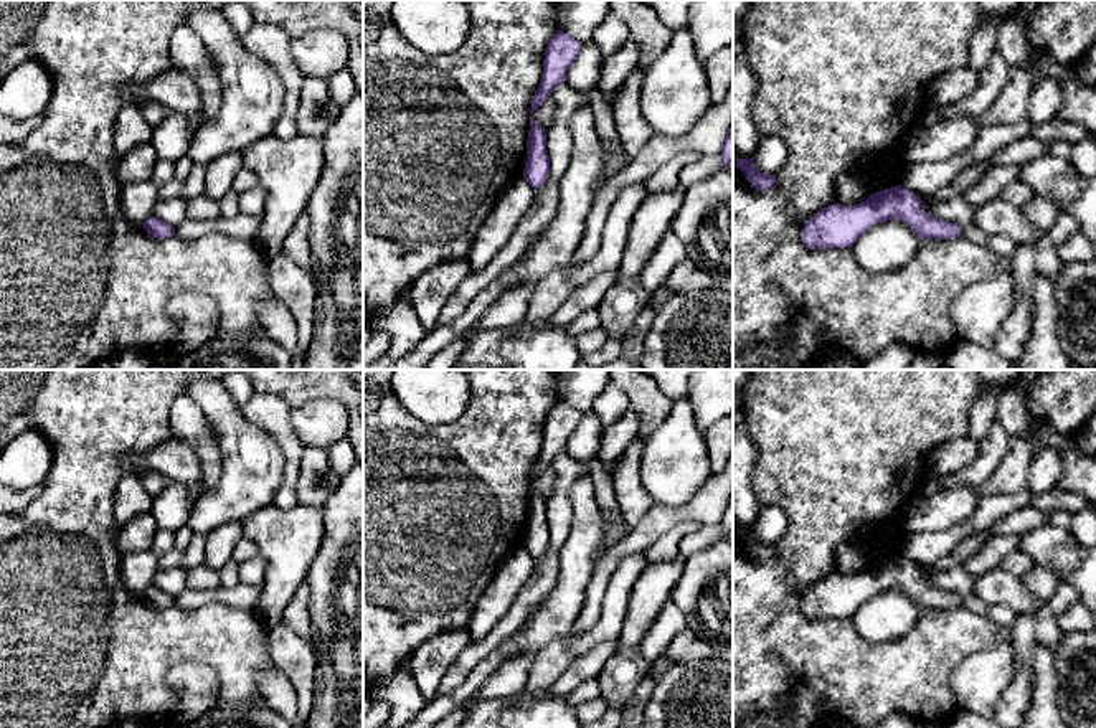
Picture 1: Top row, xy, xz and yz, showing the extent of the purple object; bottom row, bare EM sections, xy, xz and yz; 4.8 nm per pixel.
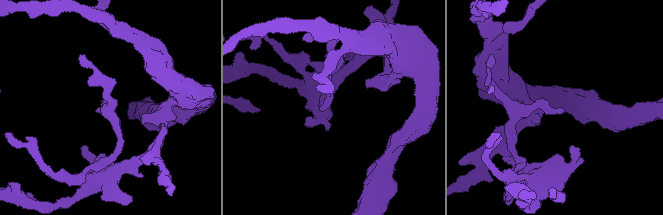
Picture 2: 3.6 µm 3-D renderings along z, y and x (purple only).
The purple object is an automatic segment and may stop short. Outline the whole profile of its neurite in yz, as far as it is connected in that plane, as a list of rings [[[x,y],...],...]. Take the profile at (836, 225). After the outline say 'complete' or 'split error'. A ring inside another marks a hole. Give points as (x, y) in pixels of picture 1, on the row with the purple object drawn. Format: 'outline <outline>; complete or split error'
outline [[[896,185],[852,206],[824,206],[804,225],[801,241],[809,249],[852,248],[865,231],[886,220],[906,223],[921,241],[962,236],[961,225],[929,216],[919,195]]]; complete

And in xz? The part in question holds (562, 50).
outline [[[558,30],[548,41],[543,59],[543,78],[535,91],[530,107],[530,130],[527,140],[527,160],[523,178],[535,188],[541,188],[550,175],[550,155],[546,132],[531,114],[551,96],[553,89],[566,81],[566,73],[581,50],[581,43]]]; complete

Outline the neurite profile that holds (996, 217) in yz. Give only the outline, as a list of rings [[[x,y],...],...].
[[[997,196],[976,206],[972,223],[987,234],[1004,234],[1015,244],[1033,246],[1046,231],[1030,223],[1022,208]]]

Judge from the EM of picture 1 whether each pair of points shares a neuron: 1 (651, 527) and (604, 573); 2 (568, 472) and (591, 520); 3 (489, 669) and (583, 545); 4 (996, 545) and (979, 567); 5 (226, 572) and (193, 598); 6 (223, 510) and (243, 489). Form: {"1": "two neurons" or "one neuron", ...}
{"1": "one neuron", "2": "two neurons", "3": "one neuron", "4": "one neuron", "5": "two neurons", "6": "one neuron"}

